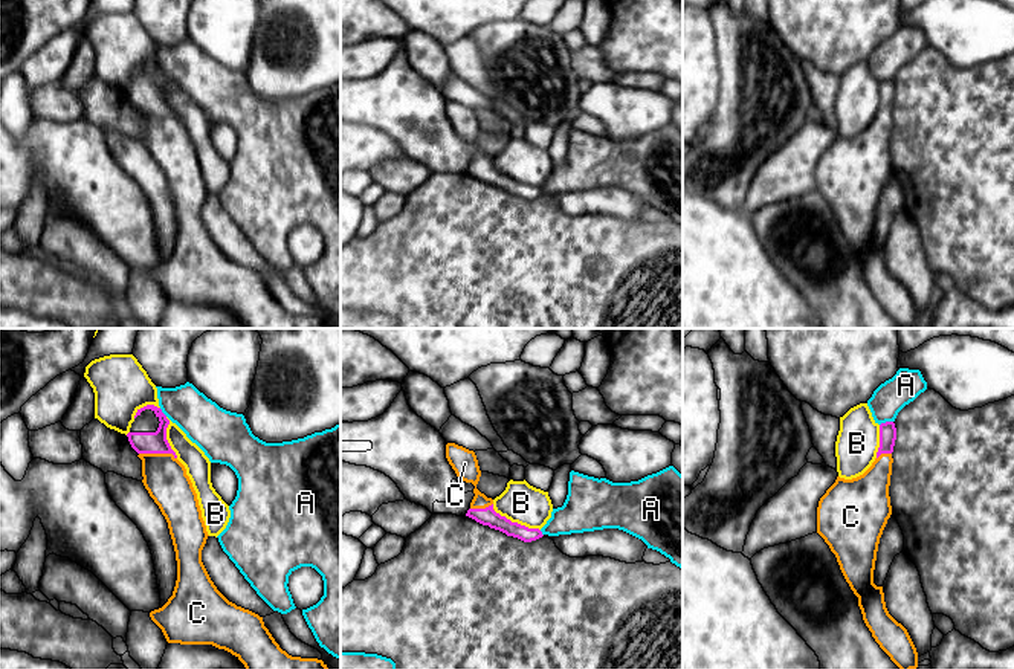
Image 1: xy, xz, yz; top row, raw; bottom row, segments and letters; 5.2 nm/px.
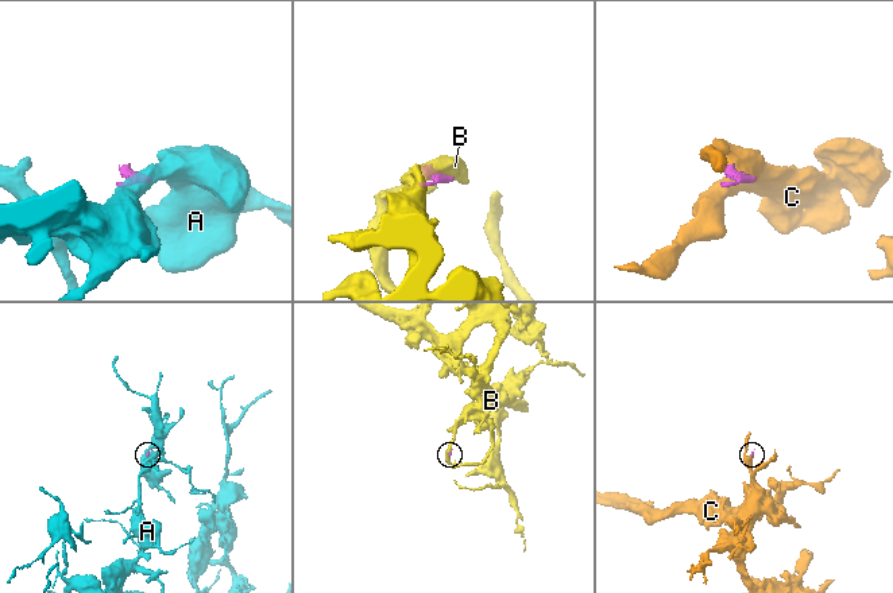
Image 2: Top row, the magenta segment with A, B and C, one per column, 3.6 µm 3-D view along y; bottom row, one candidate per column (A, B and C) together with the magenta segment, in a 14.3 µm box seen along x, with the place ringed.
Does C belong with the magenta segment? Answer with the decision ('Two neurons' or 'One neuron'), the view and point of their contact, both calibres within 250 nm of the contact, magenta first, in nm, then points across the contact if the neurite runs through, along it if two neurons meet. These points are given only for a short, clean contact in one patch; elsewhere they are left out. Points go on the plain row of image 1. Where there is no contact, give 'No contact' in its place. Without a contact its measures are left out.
One neuron. Touches magenta at xy (158, 110). Thickness 110 nm (magenta) against 220 nm. Path across: xy (156, 100), (158, 110), (159, 124), (165, 136)

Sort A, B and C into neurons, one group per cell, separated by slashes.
A / B / C

